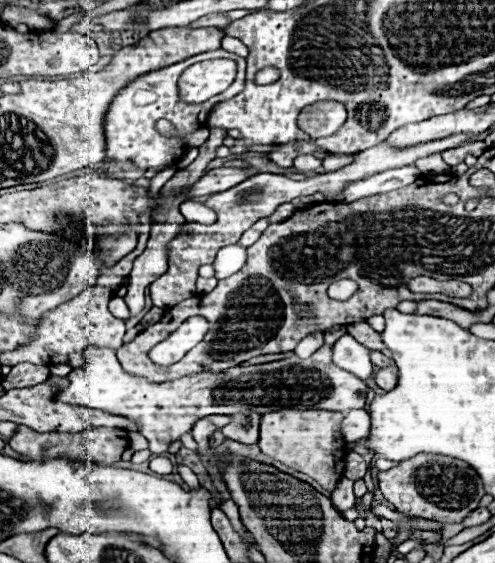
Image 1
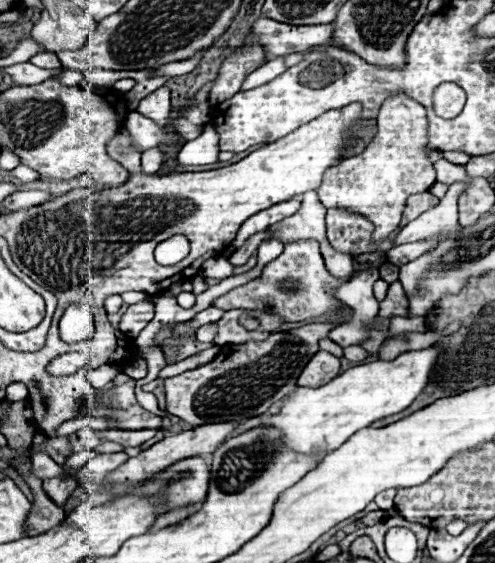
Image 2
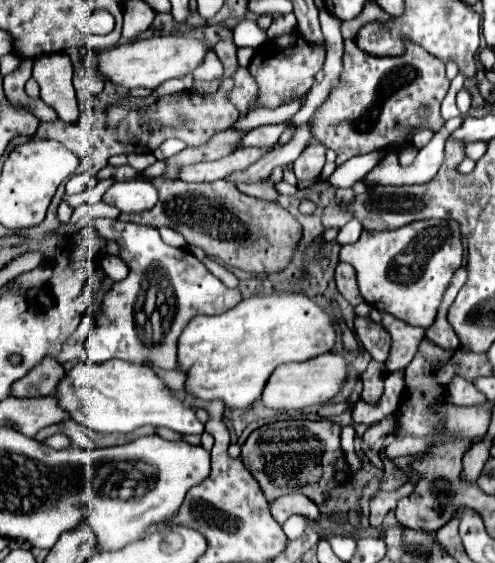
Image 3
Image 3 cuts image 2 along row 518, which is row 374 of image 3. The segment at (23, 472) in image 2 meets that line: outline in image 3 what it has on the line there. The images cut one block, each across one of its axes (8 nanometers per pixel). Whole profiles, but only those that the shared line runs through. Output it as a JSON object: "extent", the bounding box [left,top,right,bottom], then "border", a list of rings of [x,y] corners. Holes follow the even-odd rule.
{"extent":[10,356,64,398],"border":[[[46,356],[24,378],[12,384],[10,396],[14,398],[50,396],[52,388],[58,386],[58,380],[62,380],[62,376],[64,376],[64,366],[54,356]]]}

